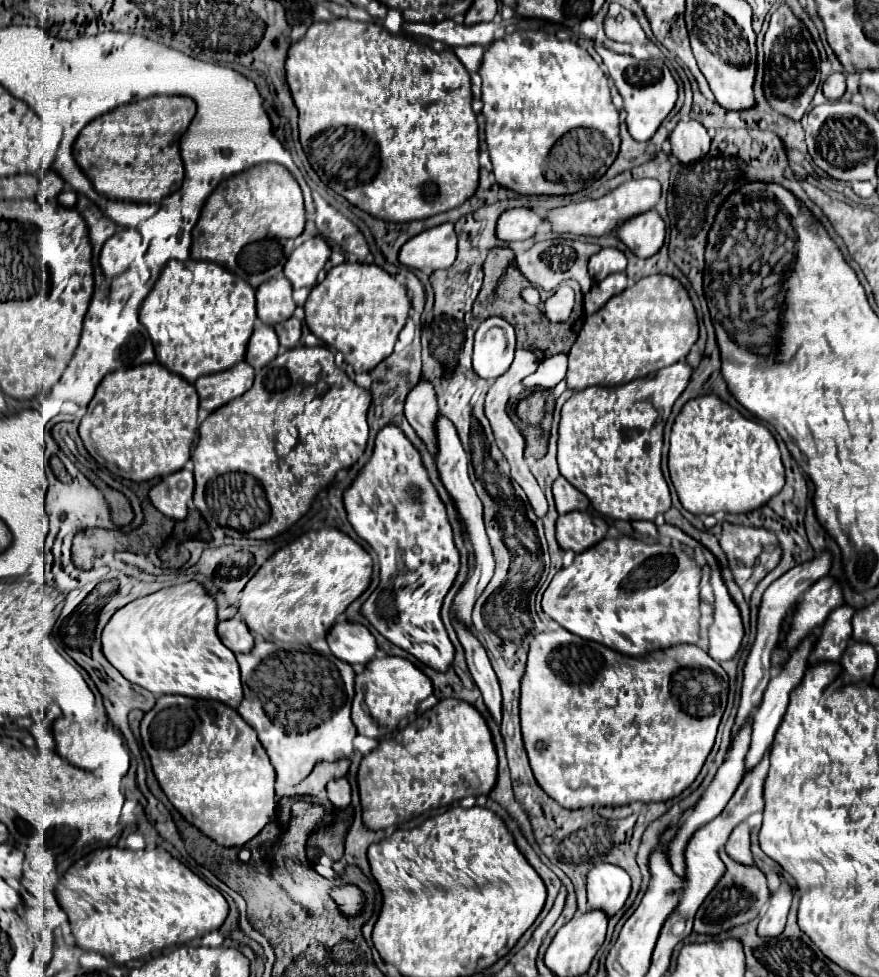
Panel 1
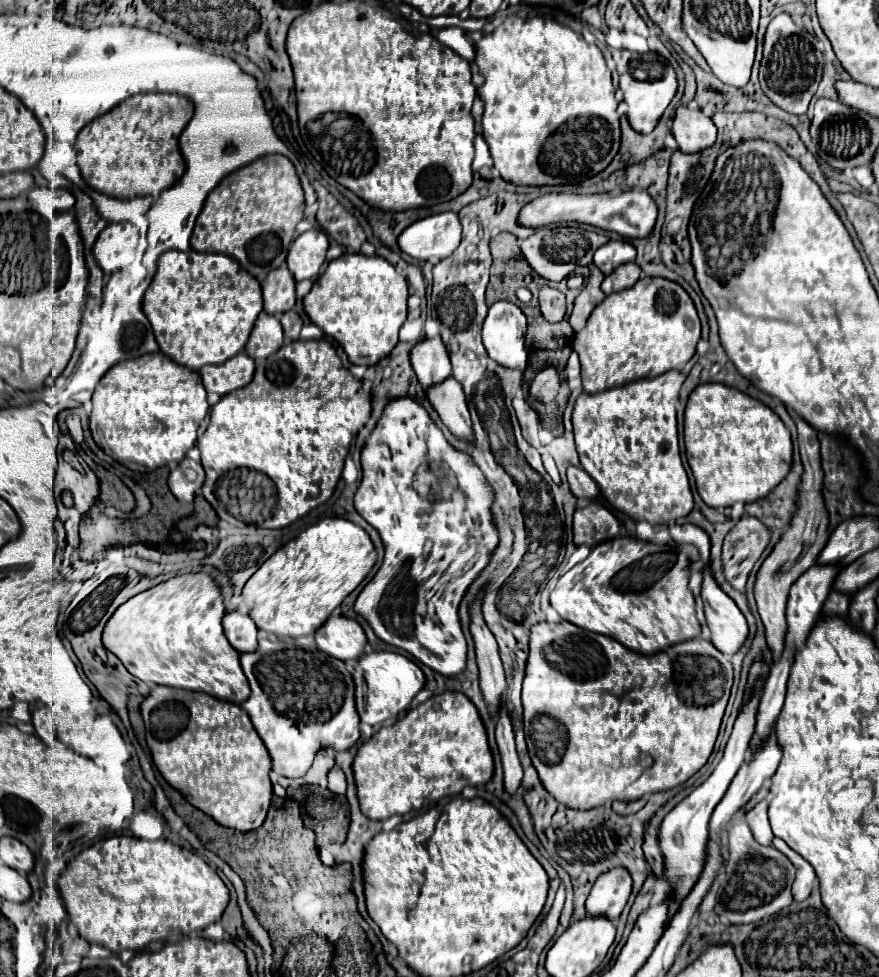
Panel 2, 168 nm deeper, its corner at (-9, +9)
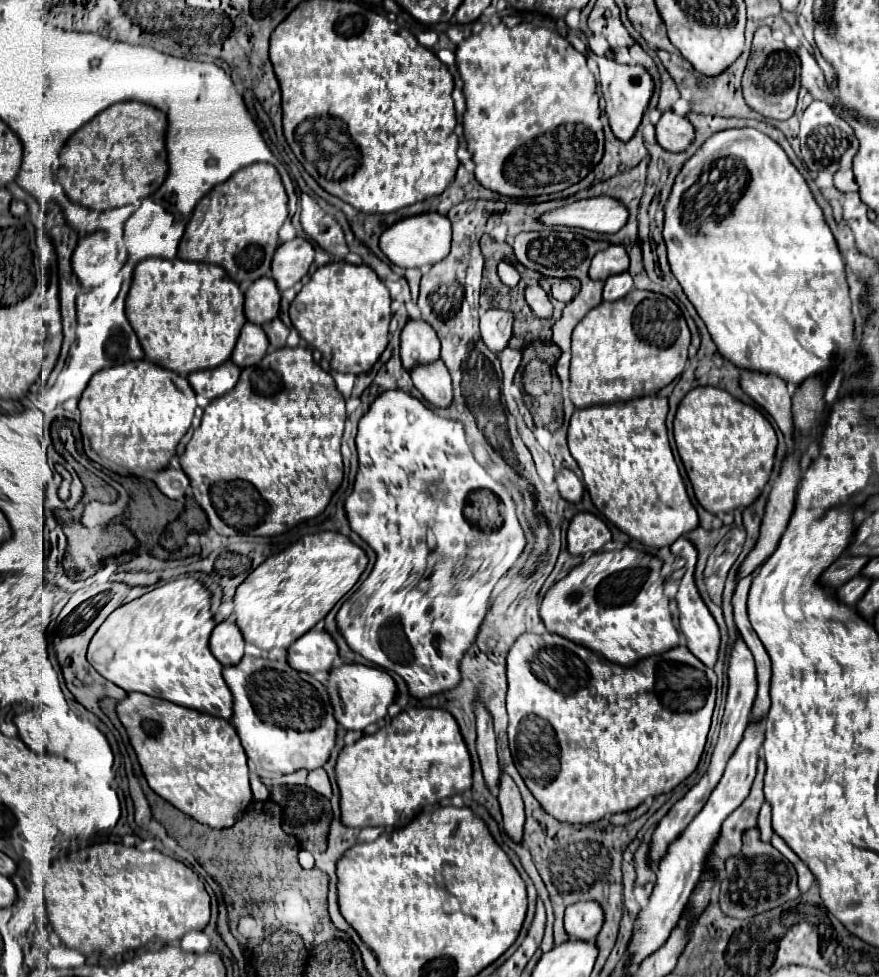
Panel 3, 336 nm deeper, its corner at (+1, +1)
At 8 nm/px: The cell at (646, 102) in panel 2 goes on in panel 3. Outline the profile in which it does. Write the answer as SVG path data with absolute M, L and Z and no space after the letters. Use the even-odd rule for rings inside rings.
M598 57L596 63L600 67L600 87L606 97L606 113L610 119L610 127L620 141L628 141L636 133L644 111L654 95L654 79L642 65L620 65L614 59L606 57Z

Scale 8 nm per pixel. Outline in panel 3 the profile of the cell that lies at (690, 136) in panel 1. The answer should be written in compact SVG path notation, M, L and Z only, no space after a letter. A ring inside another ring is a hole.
M666 111L656 125L656 137L666 151L684 153L694 143L694 125L686 117Z

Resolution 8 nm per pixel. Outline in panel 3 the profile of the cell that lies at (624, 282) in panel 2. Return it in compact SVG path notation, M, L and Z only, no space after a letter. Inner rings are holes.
M628 271L624 273L618 273L618 275L610 275L606 281L604 281L604 301L616 301L616 299L622 299L630 289L634 287L632 283L632 277Z

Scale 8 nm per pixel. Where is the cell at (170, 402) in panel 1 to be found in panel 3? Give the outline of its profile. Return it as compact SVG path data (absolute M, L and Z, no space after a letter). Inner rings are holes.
M140 359L140 361L130 361L124 365L116 365L110 369L104 369L102 373L96 373L88 387L84 389L78 409L82 413L80 419L80 431L82 431L82 441L84 441L84 451L86 455L100 463L102 467L124 473L124 475L136 475L140 477L146 471L160 471L168 467L170 459L176 455L176 447L180 439L186 435L186 431L192 425L194 411L196 411L196 393L190 387L188 379L162 369L160 365Z

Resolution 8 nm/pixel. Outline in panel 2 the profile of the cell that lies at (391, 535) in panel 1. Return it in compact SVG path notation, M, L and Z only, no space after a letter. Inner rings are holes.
M398 397L388 401L382 417L362 447L362 471L364 477L354 495L354 507L380 533L386 555L374 579L366 583L366 587L356 597L354 611L358 611L358 615L368 621L376 637L384 643L410 653L422 665L444 677L454 677L462 673L466 665L466 639L458 617L460 601L468 585L484 571L490 555L500 543L500 529L494 525L492 515L496 493L478 465L474 465L472 457L468 457L464 451L456 451L446 441L442 429L430 419L424 405L414 397ZM424 459L440 459L442 463L450 465L450 469L454 469L458 487L448 499L428 501L416 493L412 481Z

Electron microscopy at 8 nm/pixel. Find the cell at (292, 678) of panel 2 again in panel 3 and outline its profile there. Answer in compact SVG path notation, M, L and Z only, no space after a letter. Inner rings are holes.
M244 655L238 665L224 667L224 681L228 683L234 695L234 715L232 715L234 727L240 735L240 741L242 741L242 747L246 749L248 759L254 765L254 771L262 779L278 779L298 769L310 771L310 769L322 767L328 761L336 745L338 721L334 719L330 695L316 677L292 669L288 661L272 661L264 657Z

